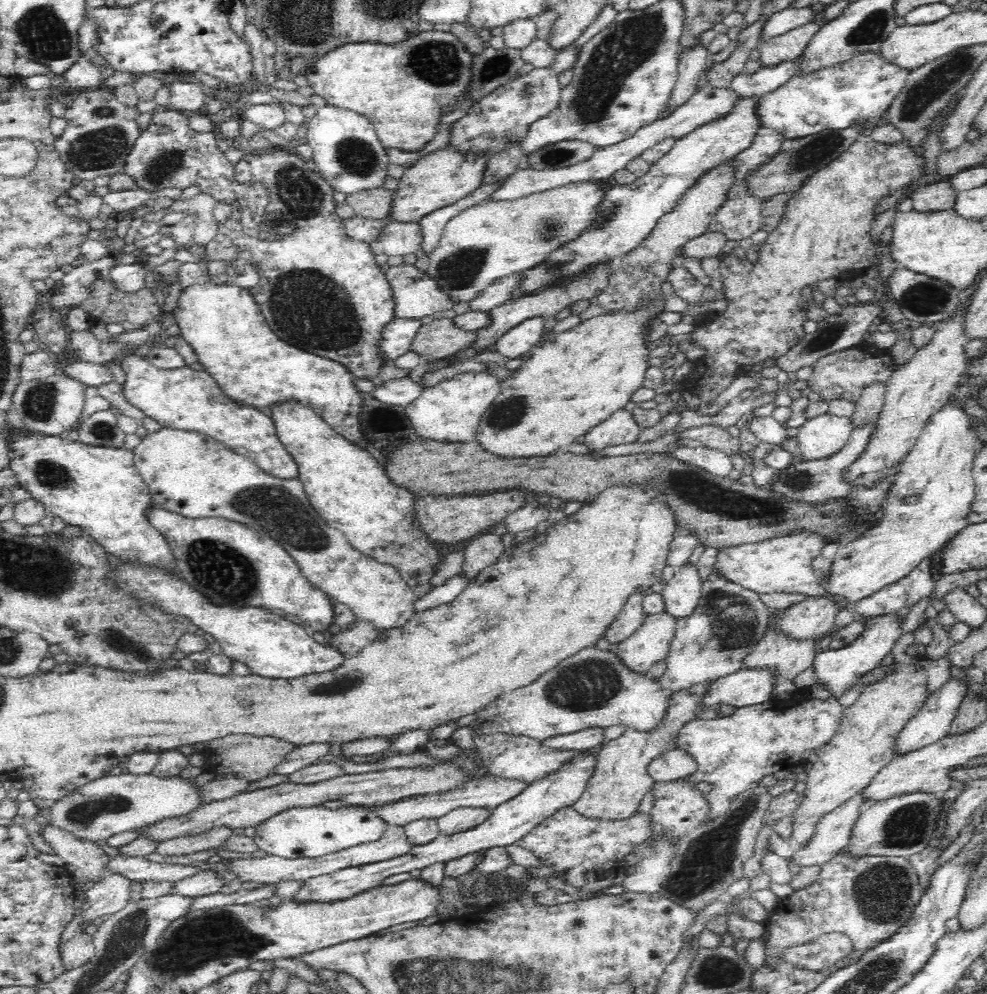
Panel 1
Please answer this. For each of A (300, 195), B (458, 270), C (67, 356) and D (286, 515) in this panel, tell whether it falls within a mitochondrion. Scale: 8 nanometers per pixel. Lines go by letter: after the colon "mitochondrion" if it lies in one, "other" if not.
A: mitochondrion
B: mitochondrion
C: other
D: mitochondrion

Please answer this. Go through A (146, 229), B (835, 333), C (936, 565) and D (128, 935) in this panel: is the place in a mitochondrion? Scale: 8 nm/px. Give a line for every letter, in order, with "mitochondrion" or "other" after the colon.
A: other
B: mitochondrion
C: other
D: mitochondrion

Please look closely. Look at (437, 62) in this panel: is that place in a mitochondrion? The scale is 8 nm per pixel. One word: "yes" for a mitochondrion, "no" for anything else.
yes

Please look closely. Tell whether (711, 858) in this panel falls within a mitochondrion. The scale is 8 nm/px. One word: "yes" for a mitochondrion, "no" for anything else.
yes

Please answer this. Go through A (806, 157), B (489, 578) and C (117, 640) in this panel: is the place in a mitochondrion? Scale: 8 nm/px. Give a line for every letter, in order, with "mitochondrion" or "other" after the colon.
A: mitochondrion
B: other
C: mitochondrion

